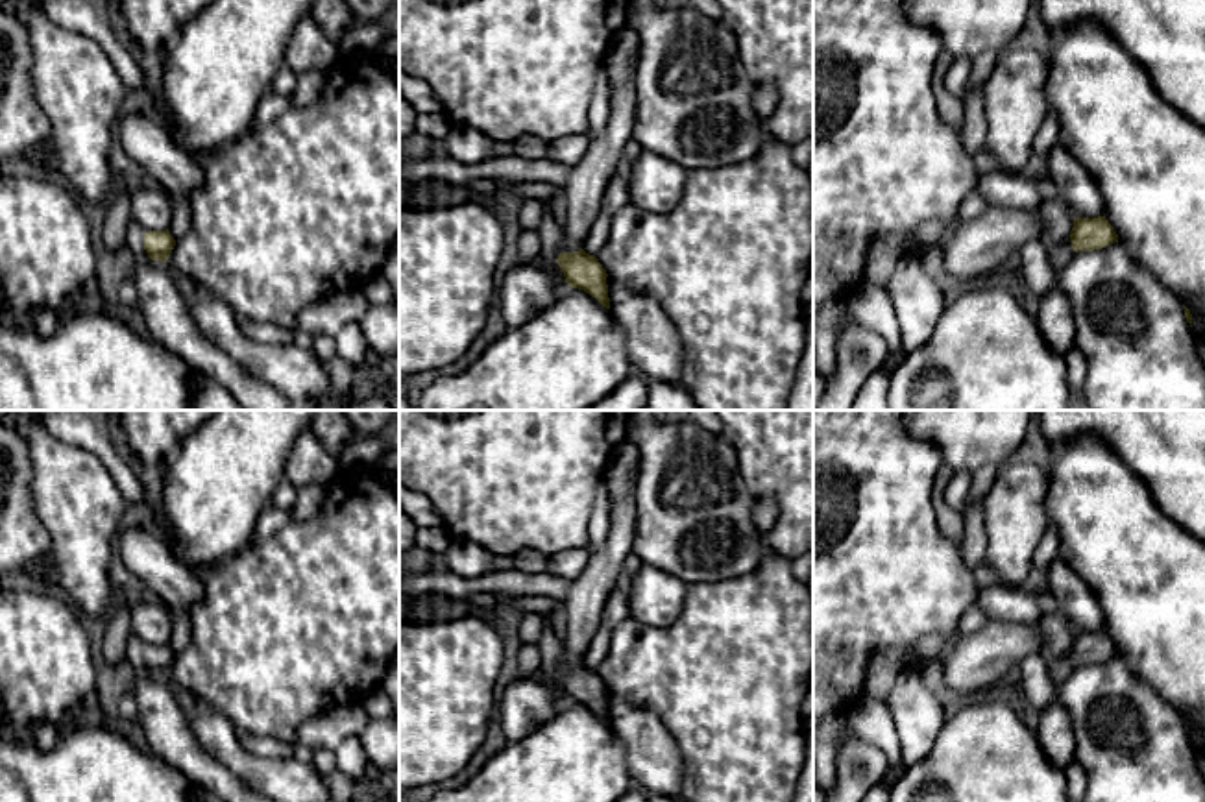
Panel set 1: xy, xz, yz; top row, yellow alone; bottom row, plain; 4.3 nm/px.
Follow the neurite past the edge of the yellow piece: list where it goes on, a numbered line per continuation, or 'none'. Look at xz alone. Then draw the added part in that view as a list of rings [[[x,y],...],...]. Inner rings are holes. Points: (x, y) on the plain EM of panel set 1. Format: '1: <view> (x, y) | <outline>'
none

